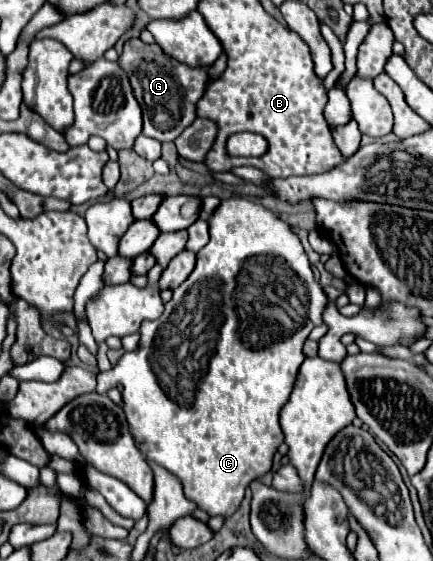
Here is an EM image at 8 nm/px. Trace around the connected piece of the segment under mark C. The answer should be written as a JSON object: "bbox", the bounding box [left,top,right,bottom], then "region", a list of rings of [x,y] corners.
{"bbox":[97,198,327,518],"region":[[[245,198],[221,200],[221,204],[215,208],[215,212],[209,220],[209,236],[211,236],[209,244],[197,254],[195,270],[189,274],[189,278],[179,288],[173,290],[171,300],[165,304],[163,316],[153,322],[141,324],[139,348],[135,352],[125,352],[121,356],[121,360],[117,362],[117,366],[113,366],[109,372],[97,374],[97,392],[105,394],[113,386],[123,386],[125,416],[129,420],[133,438],[137,442],[143,442],[141,444],[143,454],[149,460],[155,460],[159,466],[173,472],[173,476],[179,476],[185,496],[193,504],[197,504],[199,510],[205,510],[209,516],[229,518],[239,508],[249,482],[253,482],[255,478],[259,478],[271,470],[273,454],[275,454],[277,446],[283,442],[283,432],[279,426],[279,410],[289,400],[299,366],[305,360],[305,354],[301,352],[303,342],[307,340],[309,332],[323,322],[321,314],[327,304],[327,296],[321,290],[321,286],[313,280],[309,258],[307,258],[297,234],[291,230],[291,226],[287,222],[283,222],[277,214],[263,208],[261,204],[245,200]]]}

